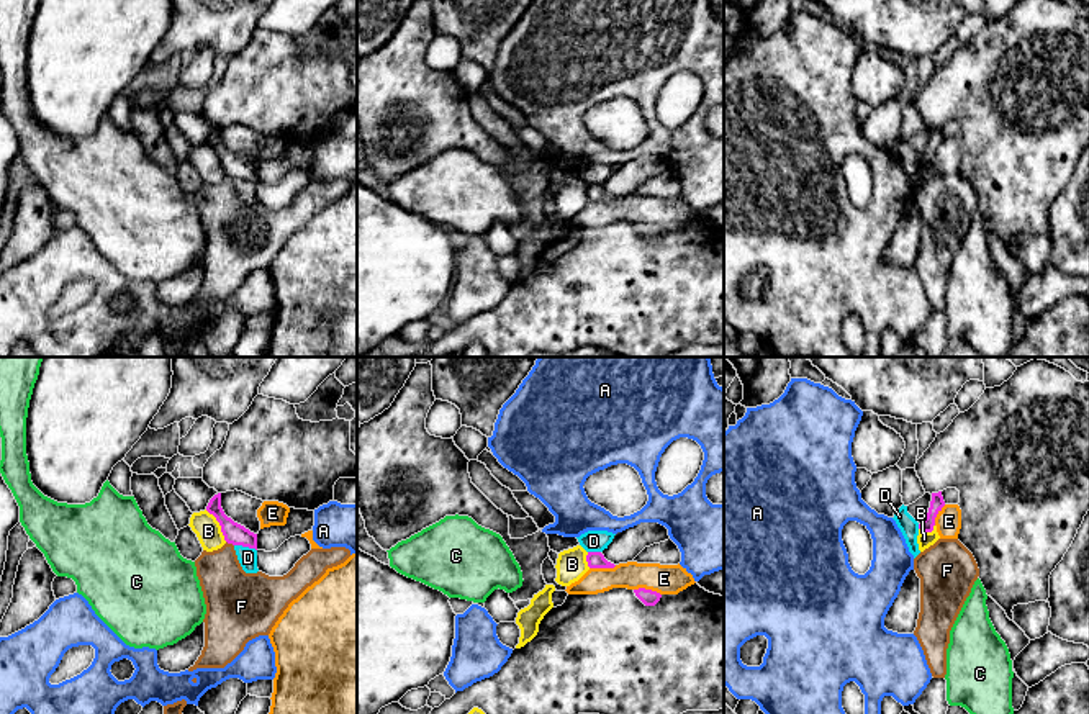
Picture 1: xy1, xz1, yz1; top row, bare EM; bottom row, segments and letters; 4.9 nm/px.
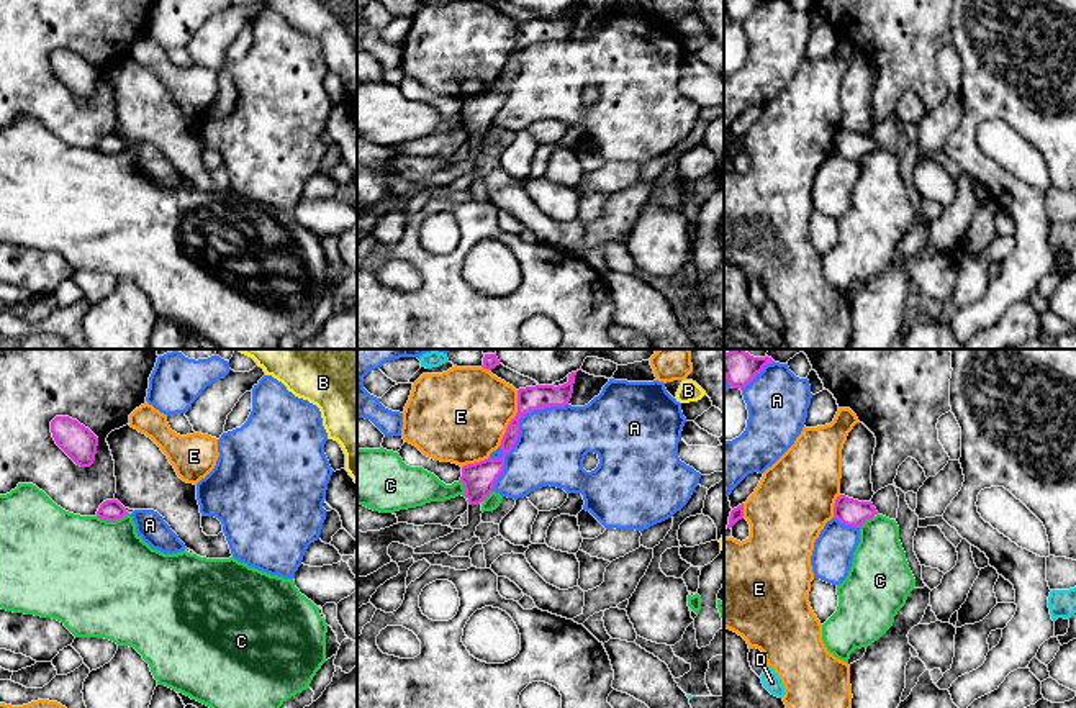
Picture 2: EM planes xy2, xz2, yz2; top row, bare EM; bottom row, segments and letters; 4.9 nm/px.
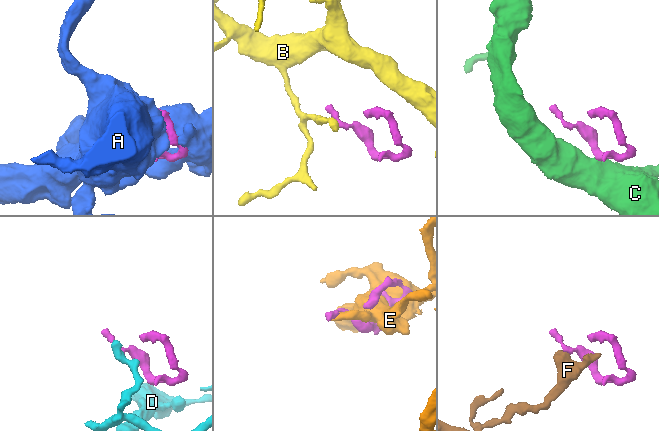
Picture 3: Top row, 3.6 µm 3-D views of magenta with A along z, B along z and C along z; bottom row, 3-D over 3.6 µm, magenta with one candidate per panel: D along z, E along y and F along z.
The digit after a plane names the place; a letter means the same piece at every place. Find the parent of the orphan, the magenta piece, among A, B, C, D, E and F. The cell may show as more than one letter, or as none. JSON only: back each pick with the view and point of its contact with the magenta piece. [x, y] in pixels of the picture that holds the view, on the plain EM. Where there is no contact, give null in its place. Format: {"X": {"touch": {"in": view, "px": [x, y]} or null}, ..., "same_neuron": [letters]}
{"same_neuron": []}

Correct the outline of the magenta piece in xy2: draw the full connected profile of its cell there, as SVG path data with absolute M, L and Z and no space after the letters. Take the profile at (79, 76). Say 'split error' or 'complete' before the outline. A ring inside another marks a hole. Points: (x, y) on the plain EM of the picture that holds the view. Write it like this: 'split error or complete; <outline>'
complete; M56 49L51 54L56 77L80 100L90 100L95 93L98 70L77 52Z

